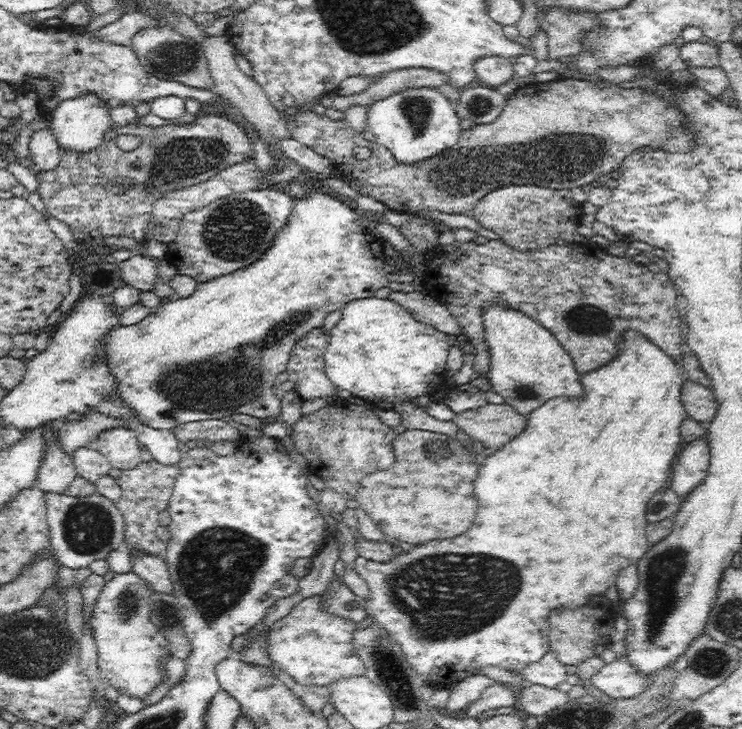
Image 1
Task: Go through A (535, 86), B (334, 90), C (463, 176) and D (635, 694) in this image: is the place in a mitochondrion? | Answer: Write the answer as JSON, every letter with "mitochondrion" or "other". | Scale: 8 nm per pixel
{"A":"other","B":"other","C":"mitochondrion","D":"other"}

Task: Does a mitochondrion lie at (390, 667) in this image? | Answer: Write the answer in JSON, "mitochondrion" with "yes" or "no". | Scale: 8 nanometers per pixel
{"mitochondrion":"yes"}

